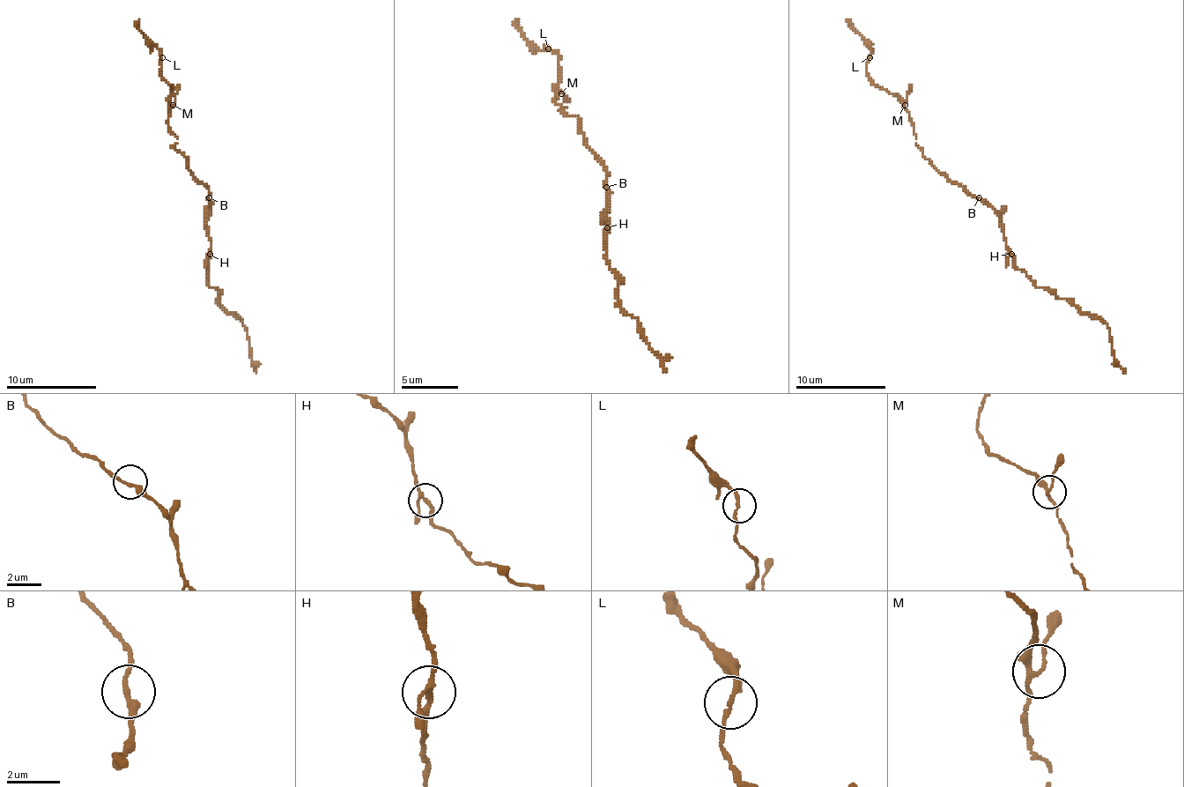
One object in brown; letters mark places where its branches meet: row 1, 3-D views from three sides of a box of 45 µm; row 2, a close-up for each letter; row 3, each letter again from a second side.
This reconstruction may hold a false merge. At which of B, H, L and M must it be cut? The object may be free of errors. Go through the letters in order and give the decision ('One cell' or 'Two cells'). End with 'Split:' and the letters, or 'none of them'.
B: One cell
H: One cell
L: One cell
M: One cell
Split: none of them

